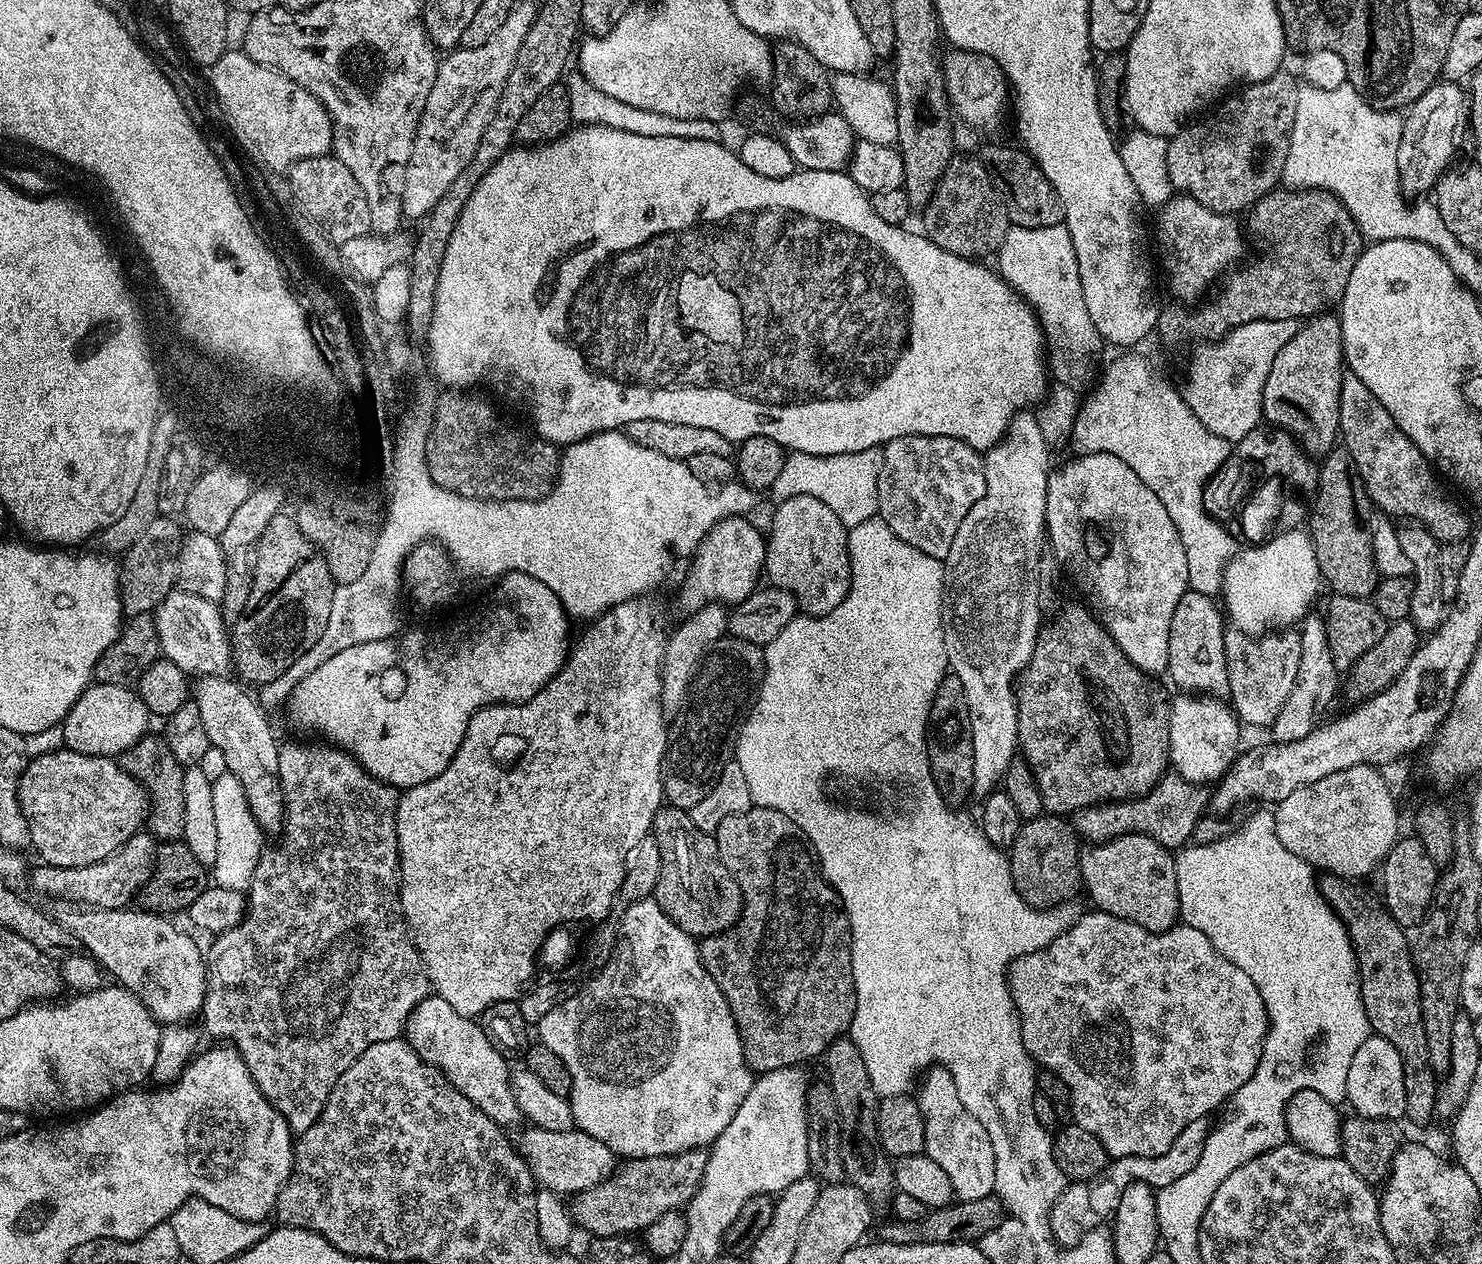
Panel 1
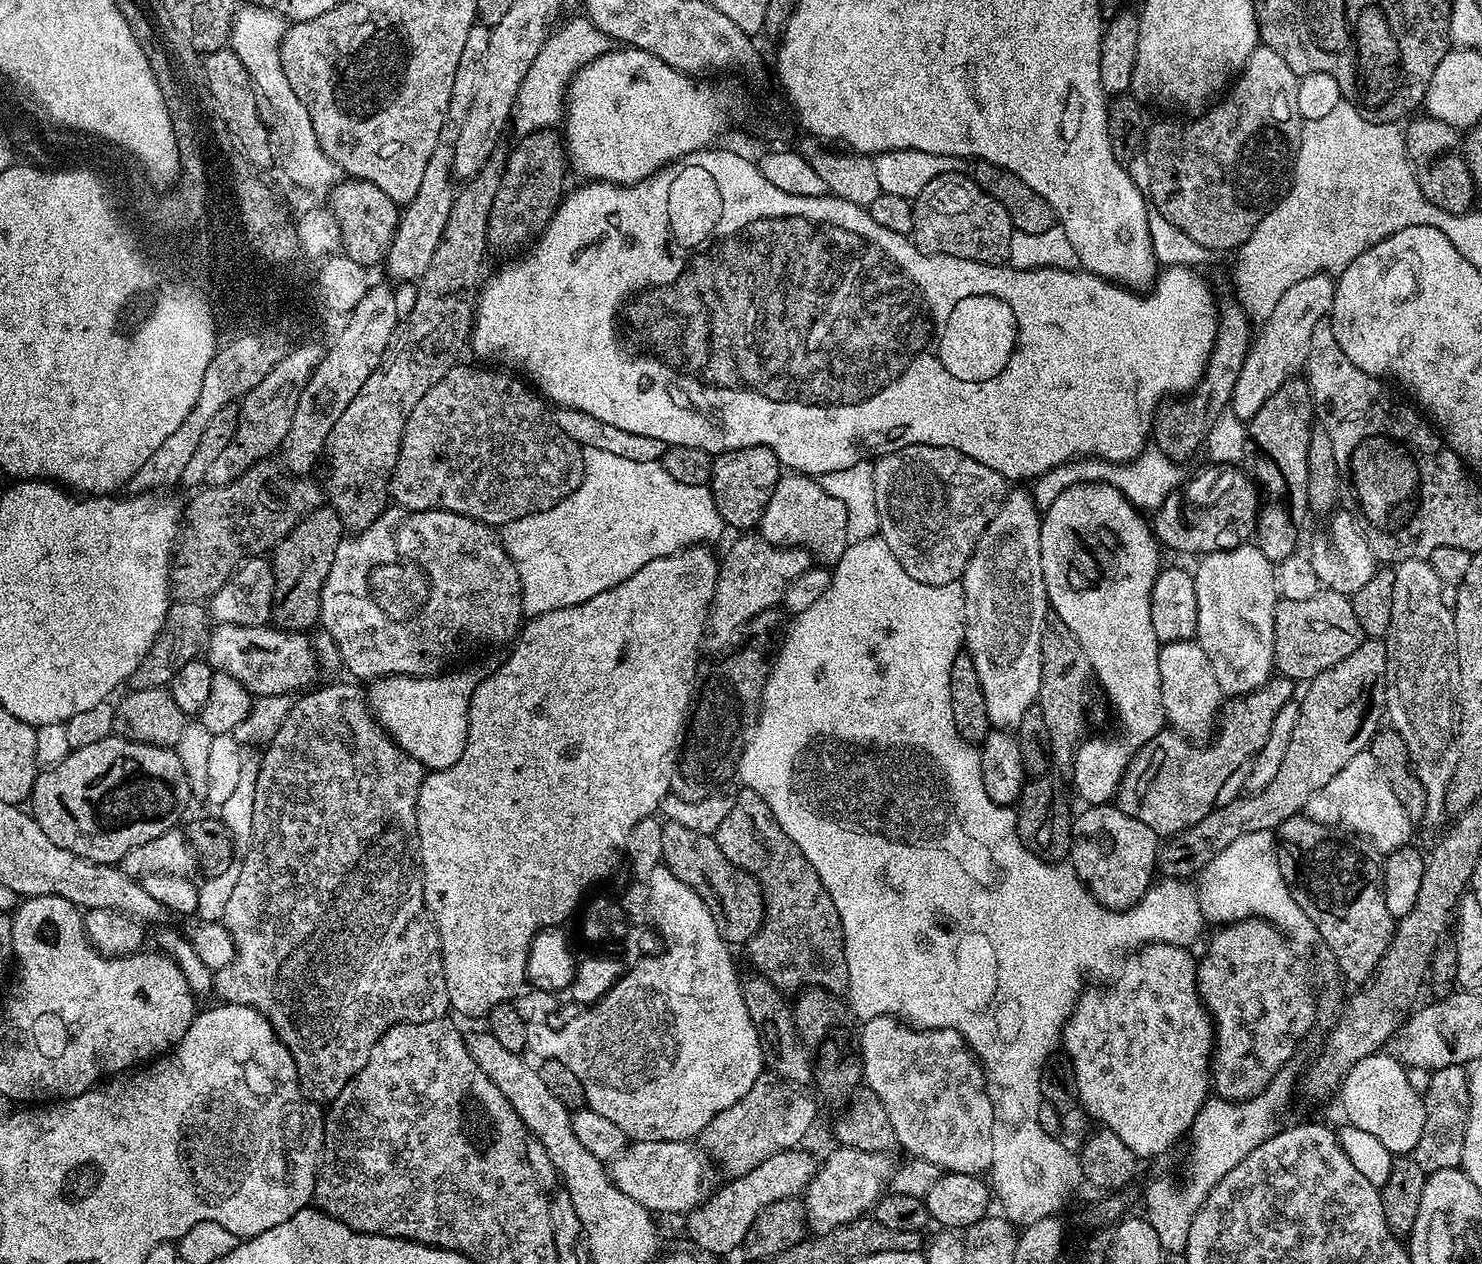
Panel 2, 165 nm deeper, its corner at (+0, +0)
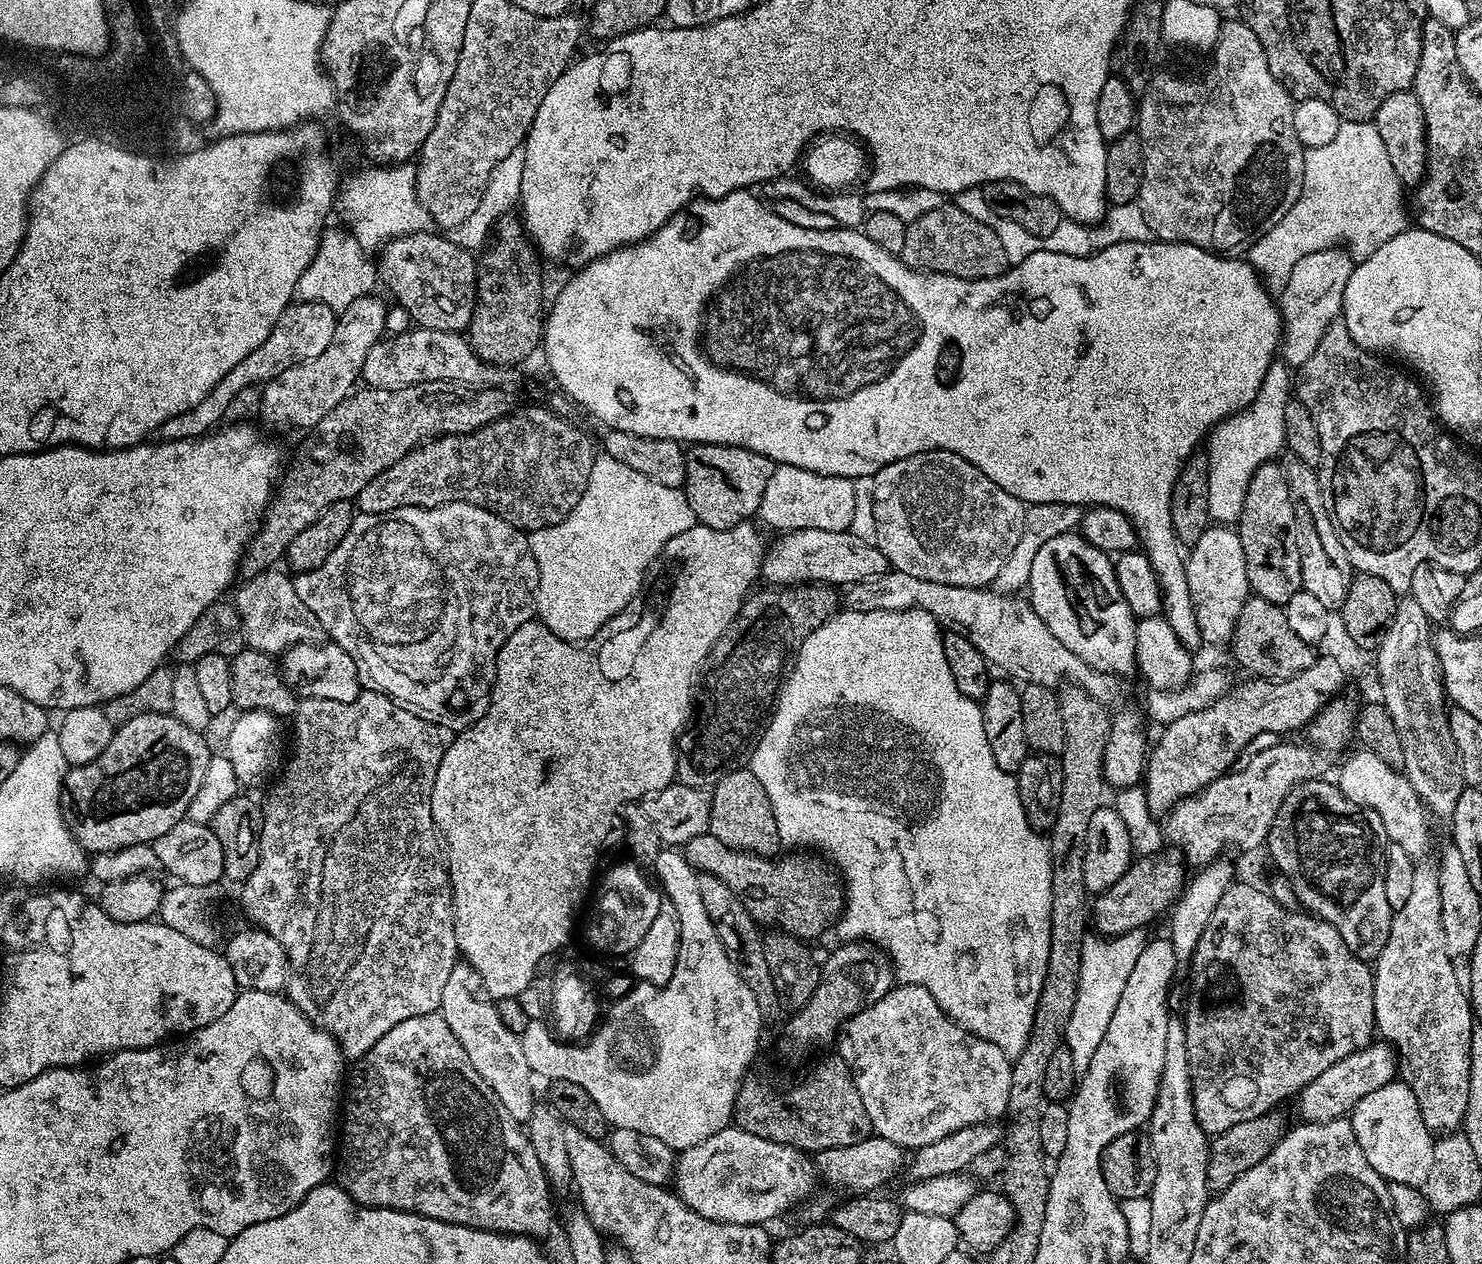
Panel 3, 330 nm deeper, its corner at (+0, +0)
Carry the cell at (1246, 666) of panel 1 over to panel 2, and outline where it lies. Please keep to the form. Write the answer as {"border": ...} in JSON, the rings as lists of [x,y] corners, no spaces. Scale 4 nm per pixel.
{"border":[[[1240,542],[1235,545],[1237,548],[1212,551],[1201,555],[1198,562],[1200,565],[1194,568],[1194,594],[1198,594],[1198,626],[1194,637],[1197,644],[1202,646],[1206,658],[1210,658],[1210,666],[1214,670],[1214,678],[1218,678],[1218,686],[1225,697],[1244,696],[1248,692],[1253,692],[1262,687],[1267,680],[1273,679],[1274,665],[1274,622],[1276,621],[1276,605],[1278,603],[1278,572],[1274,567],[1273,561],[1262,554],[1262,550],[1257,548],[1255,543]]]}

